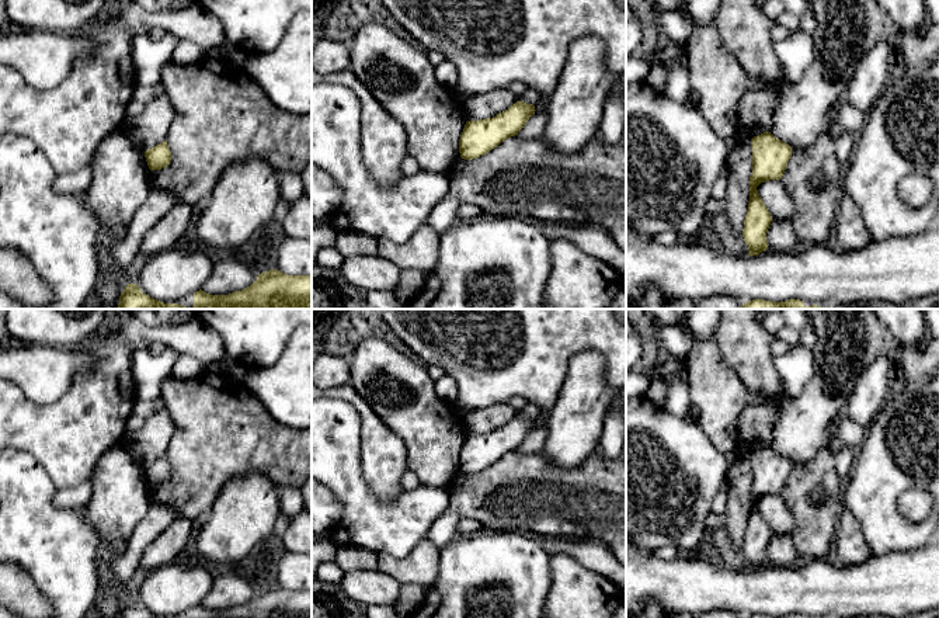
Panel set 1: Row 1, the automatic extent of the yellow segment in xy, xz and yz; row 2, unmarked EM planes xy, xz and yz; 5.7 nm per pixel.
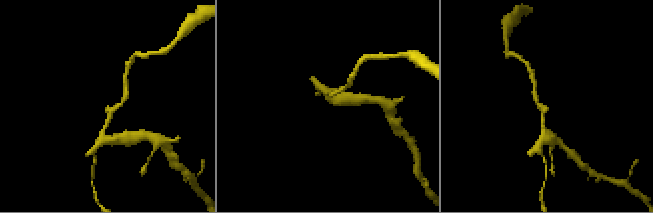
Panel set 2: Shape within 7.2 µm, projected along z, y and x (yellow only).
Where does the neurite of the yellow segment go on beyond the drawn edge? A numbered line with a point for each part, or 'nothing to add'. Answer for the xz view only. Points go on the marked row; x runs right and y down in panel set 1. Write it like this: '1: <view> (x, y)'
nothing to add

